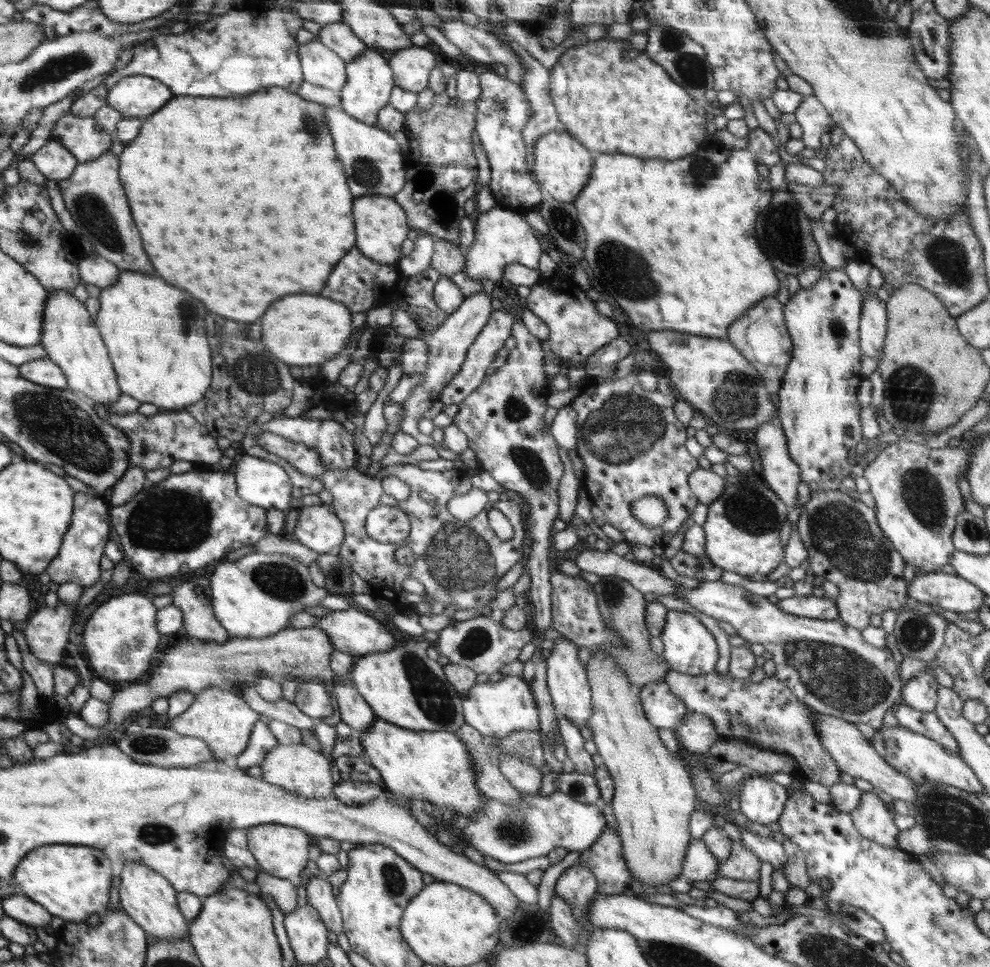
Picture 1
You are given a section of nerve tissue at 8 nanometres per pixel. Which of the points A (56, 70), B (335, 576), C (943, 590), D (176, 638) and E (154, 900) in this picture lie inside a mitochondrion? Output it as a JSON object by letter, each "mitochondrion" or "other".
{"A":"mitochondrion","B":"mitochondrion","C":"other","D":"other","E":"other"}

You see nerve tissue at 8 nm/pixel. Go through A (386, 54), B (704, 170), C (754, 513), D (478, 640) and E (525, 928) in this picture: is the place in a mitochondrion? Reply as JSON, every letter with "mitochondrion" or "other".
{"A":"other","B":"mitochondrion","C":"mitochondrion","D":"mitochondrion","E":"other"}

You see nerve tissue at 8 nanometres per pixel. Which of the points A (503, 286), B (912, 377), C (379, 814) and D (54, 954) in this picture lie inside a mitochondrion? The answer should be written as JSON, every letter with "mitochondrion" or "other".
{"A":"other","B":"mitochondrion","C":"other","D":"other"}

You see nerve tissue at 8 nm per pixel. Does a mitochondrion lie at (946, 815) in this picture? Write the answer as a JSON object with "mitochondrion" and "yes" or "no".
{"mitochondrion":"yes"}

